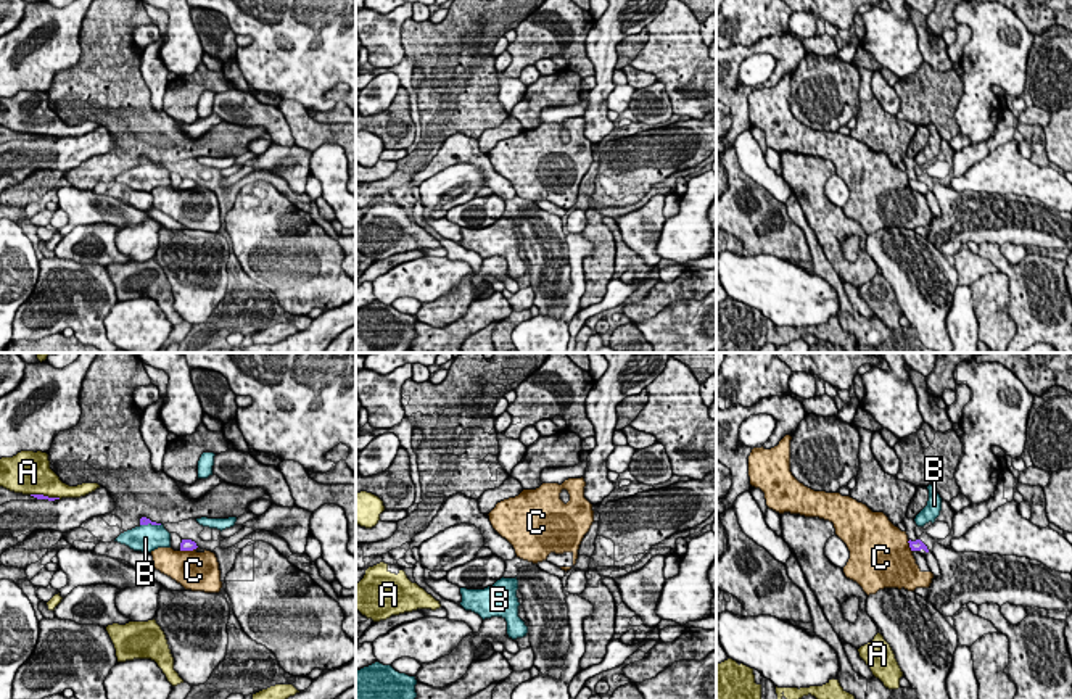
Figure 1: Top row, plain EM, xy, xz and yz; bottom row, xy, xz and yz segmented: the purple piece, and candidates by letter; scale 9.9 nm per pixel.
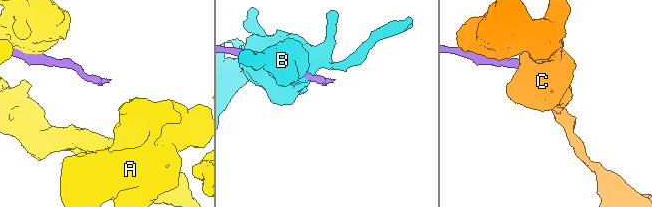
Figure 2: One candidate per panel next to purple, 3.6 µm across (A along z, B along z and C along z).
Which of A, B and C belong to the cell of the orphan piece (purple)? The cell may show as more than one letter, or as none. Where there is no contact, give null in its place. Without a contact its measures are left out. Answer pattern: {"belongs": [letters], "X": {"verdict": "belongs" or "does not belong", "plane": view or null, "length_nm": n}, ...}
{"belongs": [], "A": {"verdict": "does not belong", "plane": "xy", "length_nm": 300}, "B": {"verdict": "does not belong", "plane": "xy", "length_nm": 220}, "C": {"verdict": "does not belong", "plane": "xy", "length_nm": 180}}

